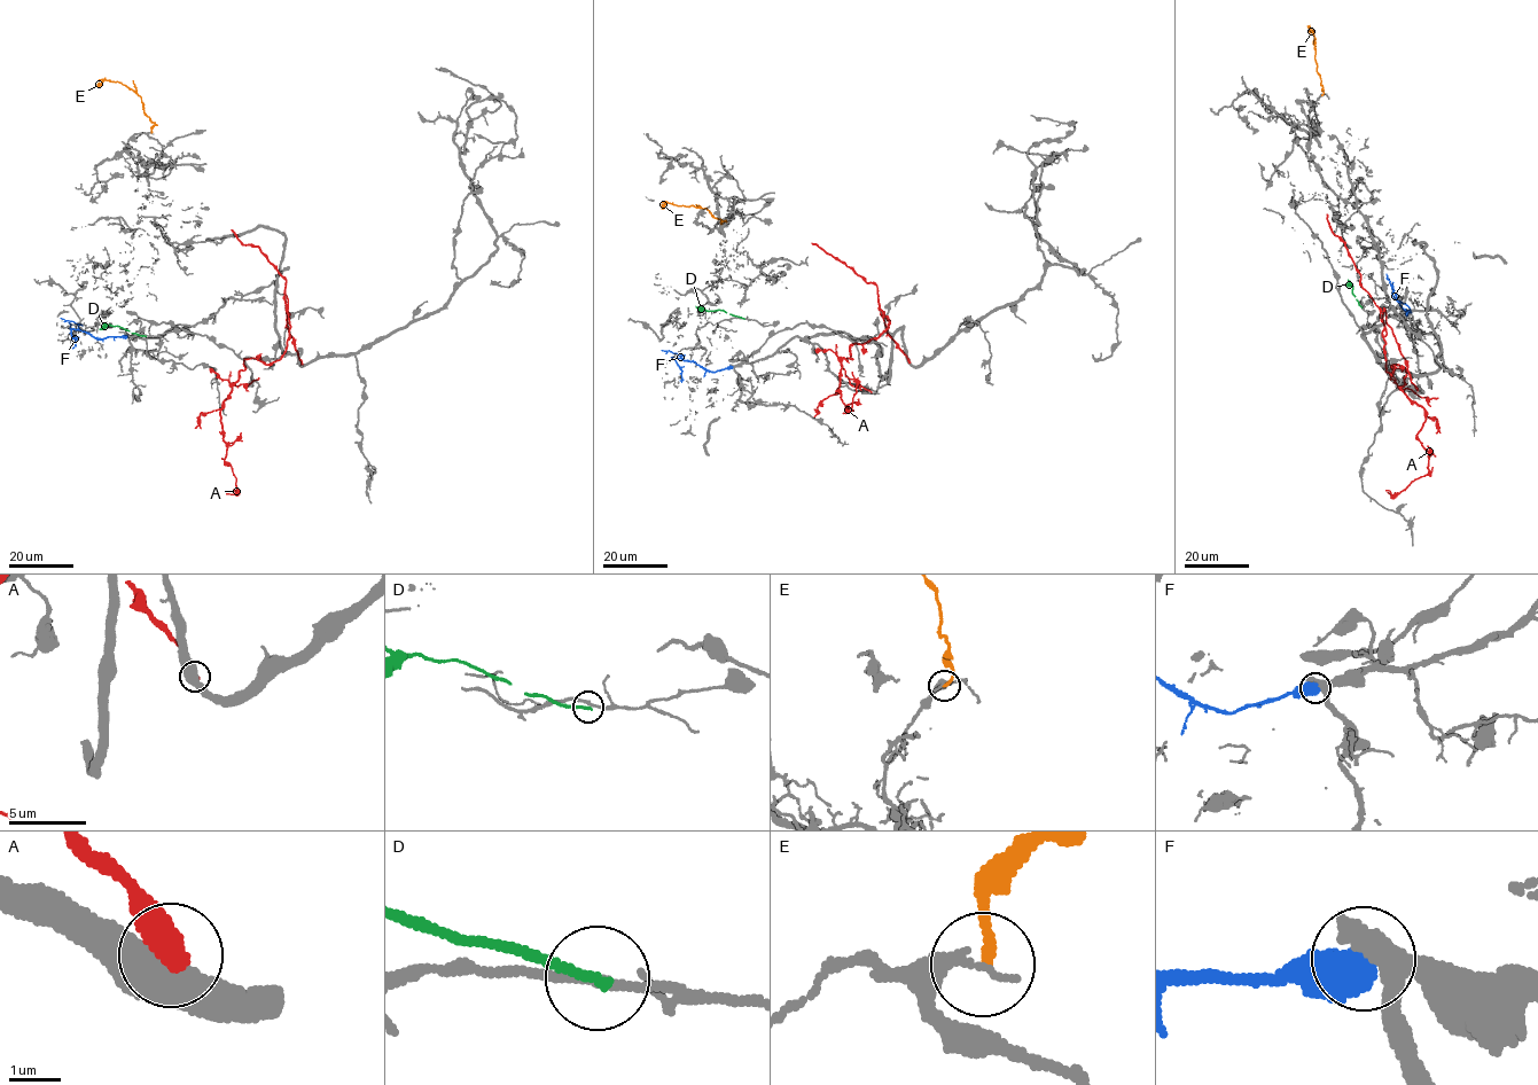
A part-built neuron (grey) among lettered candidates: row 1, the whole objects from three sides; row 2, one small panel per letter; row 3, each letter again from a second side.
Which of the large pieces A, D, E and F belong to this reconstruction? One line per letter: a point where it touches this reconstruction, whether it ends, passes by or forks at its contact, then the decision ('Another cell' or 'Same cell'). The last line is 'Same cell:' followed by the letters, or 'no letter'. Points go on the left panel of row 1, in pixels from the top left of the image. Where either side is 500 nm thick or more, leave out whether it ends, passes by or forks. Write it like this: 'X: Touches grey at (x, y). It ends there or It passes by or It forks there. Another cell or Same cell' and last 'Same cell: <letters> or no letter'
A: Touches grey at (302, 364). Another cell
D: Touches grey at (145, 335). It ends there. Another cell
E: Touches grey at (151, 133). It ends there. Another cell
F: Touches grey at (126, 335). Another cell
Same cell: no letter

